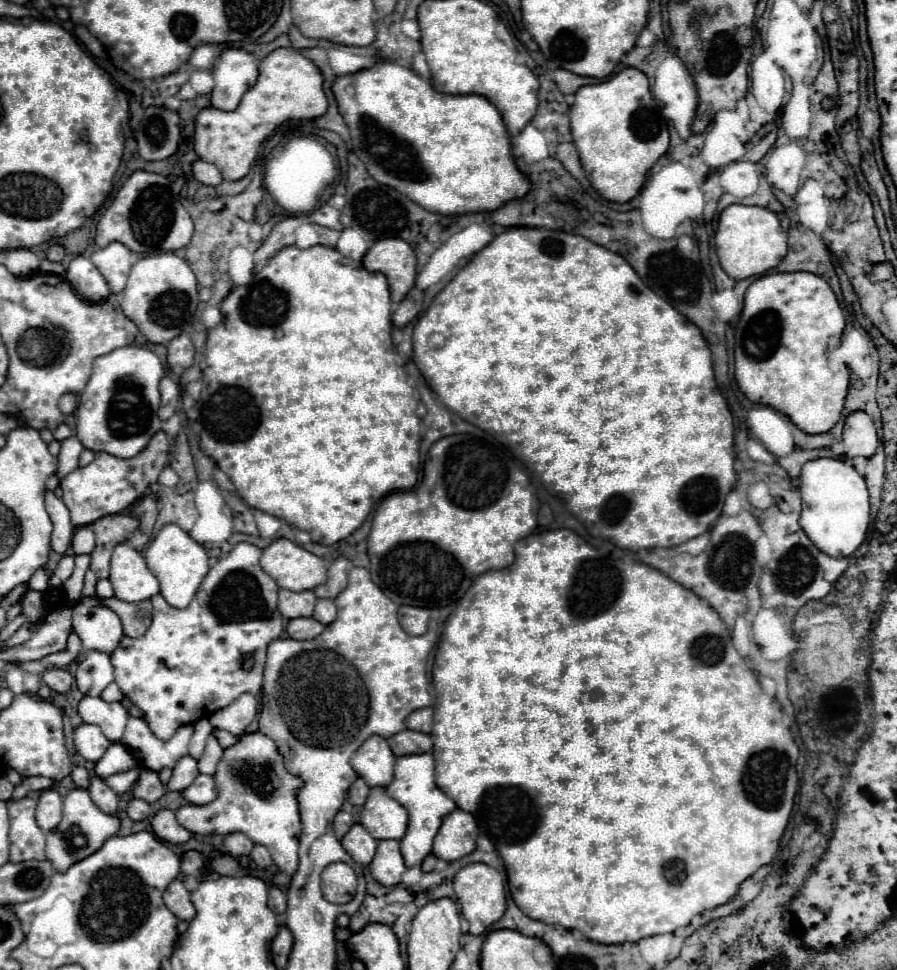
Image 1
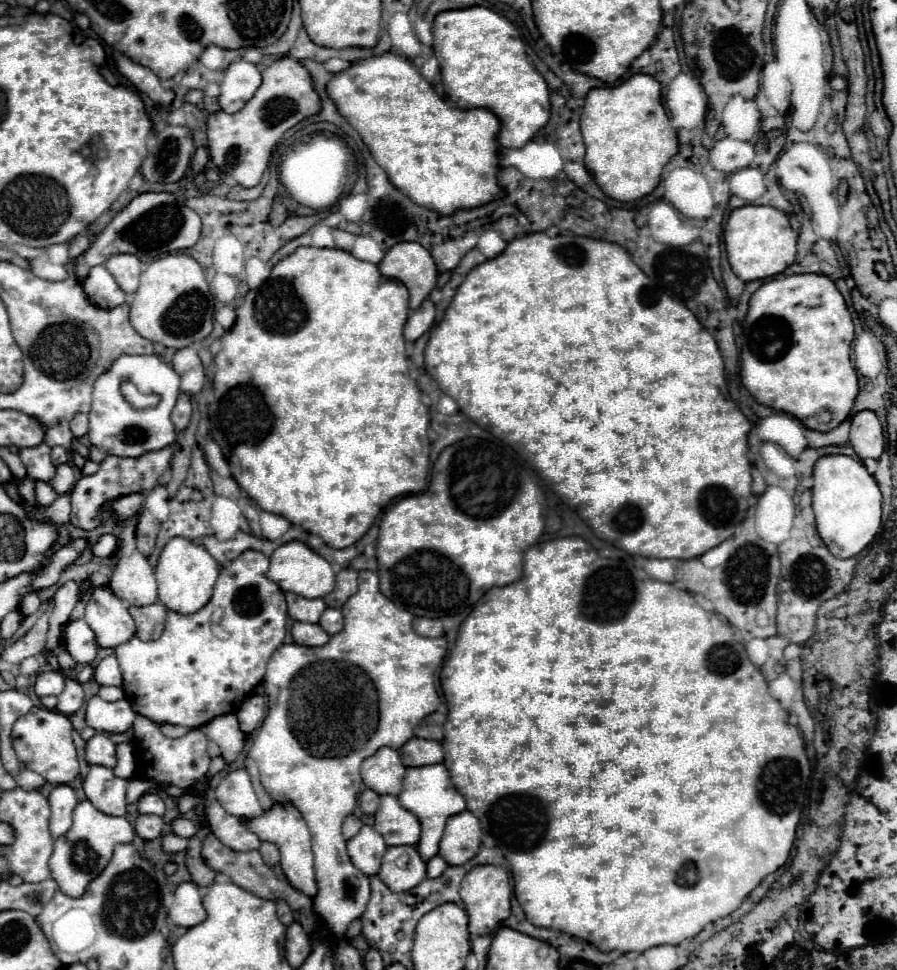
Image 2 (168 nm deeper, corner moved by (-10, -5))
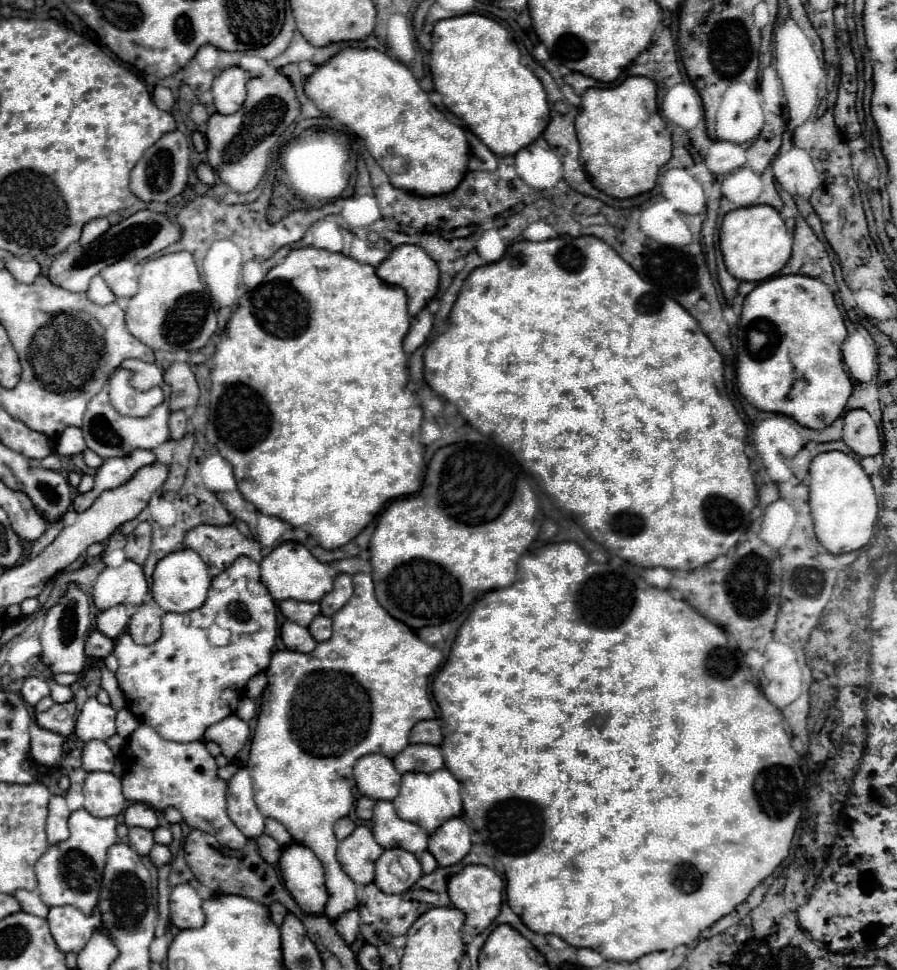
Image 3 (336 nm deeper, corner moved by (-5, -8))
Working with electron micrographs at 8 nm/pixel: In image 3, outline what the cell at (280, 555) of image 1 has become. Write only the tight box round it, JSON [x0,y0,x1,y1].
[261,541,333,601]

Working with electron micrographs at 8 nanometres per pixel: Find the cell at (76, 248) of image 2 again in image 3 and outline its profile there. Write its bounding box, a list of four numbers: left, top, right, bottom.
[79,217,111,245]

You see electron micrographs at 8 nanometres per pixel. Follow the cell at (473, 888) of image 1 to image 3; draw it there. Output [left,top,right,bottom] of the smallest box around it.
[449,865,503,935]

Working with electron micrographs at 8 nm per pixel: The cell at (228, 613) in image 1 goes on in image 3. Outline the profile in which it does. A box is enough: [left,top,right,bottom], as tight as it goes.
[113,557,277,743]

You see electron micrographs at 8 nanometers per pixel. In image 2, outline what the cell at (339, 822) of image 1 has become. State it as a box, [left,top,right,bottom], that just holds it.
[342,814,362,840]

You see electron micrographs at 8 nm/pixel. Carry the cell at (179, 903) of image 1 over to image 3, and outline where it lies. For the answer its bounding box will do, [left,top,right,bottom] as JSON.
[169,883,205,929]

